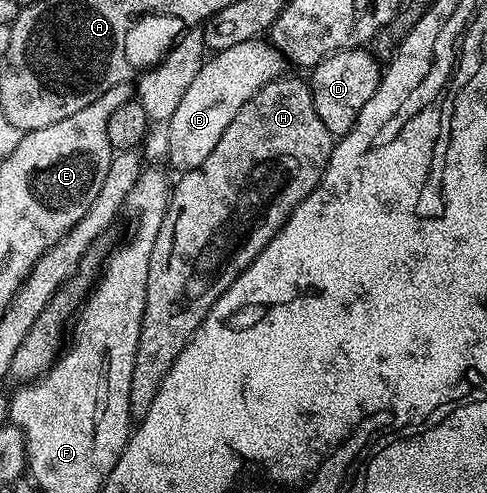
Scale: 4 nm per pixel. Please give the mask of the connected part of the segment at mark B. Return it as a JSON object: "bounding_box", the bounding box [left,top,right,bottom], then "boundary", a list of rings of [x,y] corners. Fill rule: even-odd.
{"bounding_box":[166,40,283,172],"boundary":[[[266,40],[235,44],[233,48],[211,53],[203,61],[196,80],[192,80],[188,92],[184,92],[184,100],[180,100],[176,112],[172,112],[166,130],[168,155],[178,172],[200,168],[200,164],[208,160],[208,152],[216,148],[220,136],[224,136],[224,128],[236,120],[236,112],[240,112],[260,88],[283,77],[282,66],[282,55]]]}

